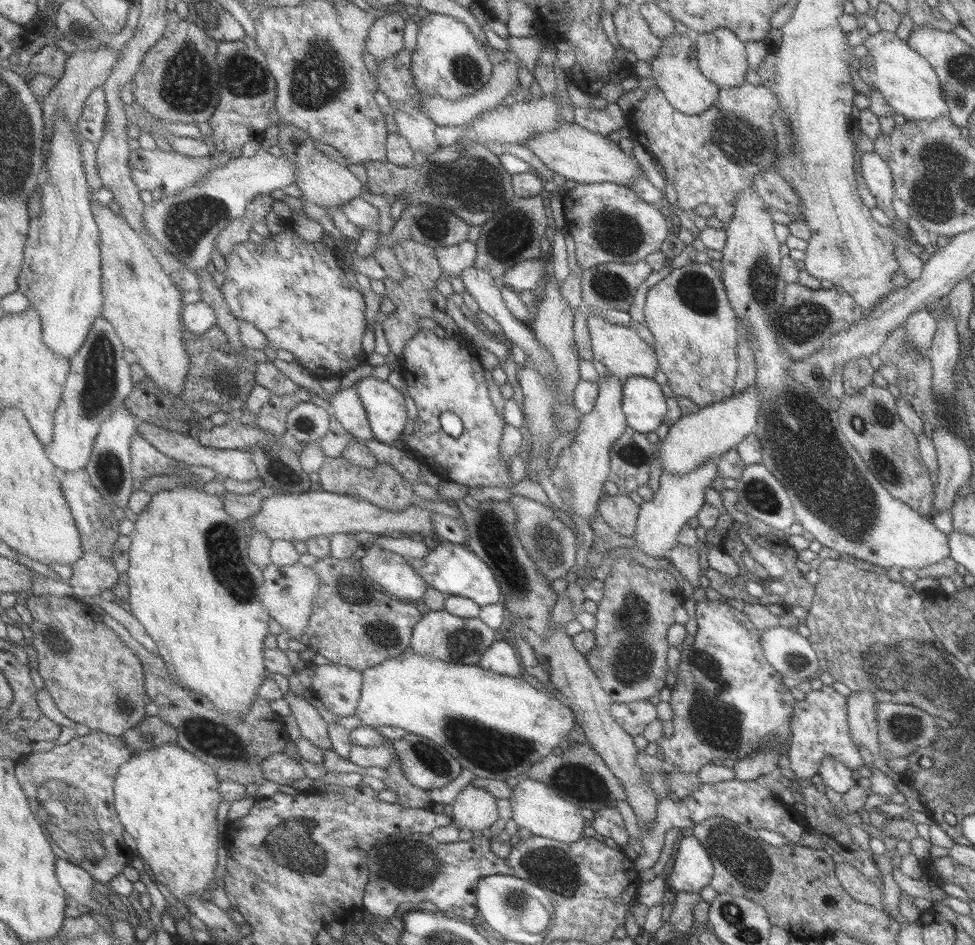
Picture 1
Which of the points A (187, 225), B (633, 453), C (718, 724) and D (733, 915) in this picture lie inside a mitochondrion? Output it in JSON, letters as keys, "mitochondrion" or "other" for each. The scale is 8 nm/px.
{"A":"mitochondrion","B":"mitochondrion","C":"mitochondrion","D":"mitochondrion"}

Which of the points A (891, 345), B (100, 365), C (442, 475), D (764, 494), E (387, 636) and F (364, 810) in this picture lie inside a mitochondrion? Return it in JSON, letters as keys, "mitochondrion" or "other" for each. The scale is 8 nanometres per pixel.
{"A":"other","B":"mitochondrion","C":"other","D":"mitochondrion","E":"mitochondrion","F":"other"}

